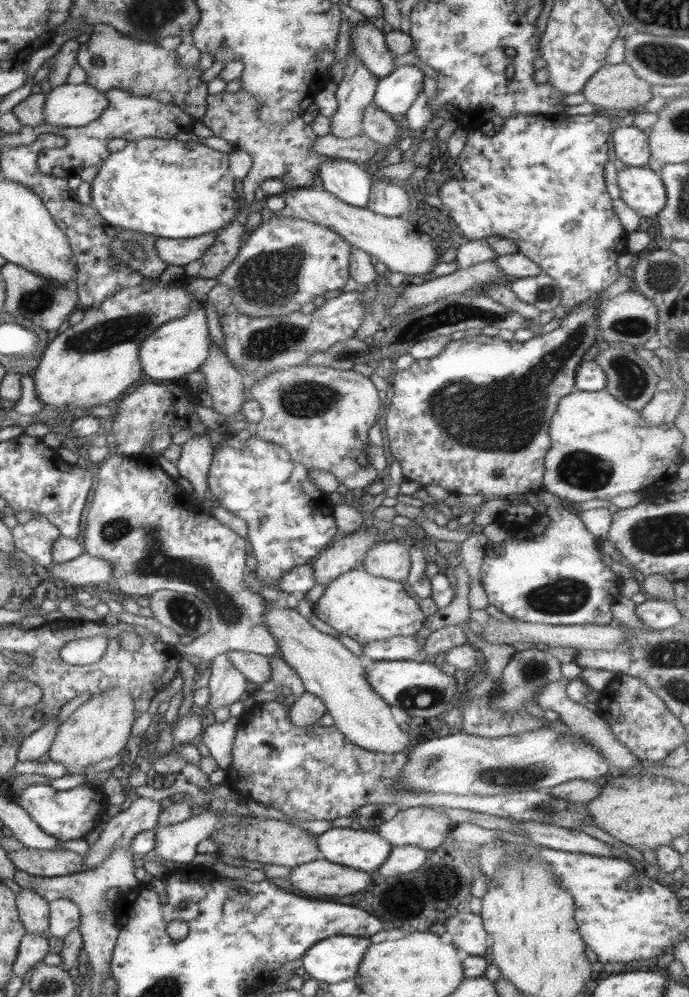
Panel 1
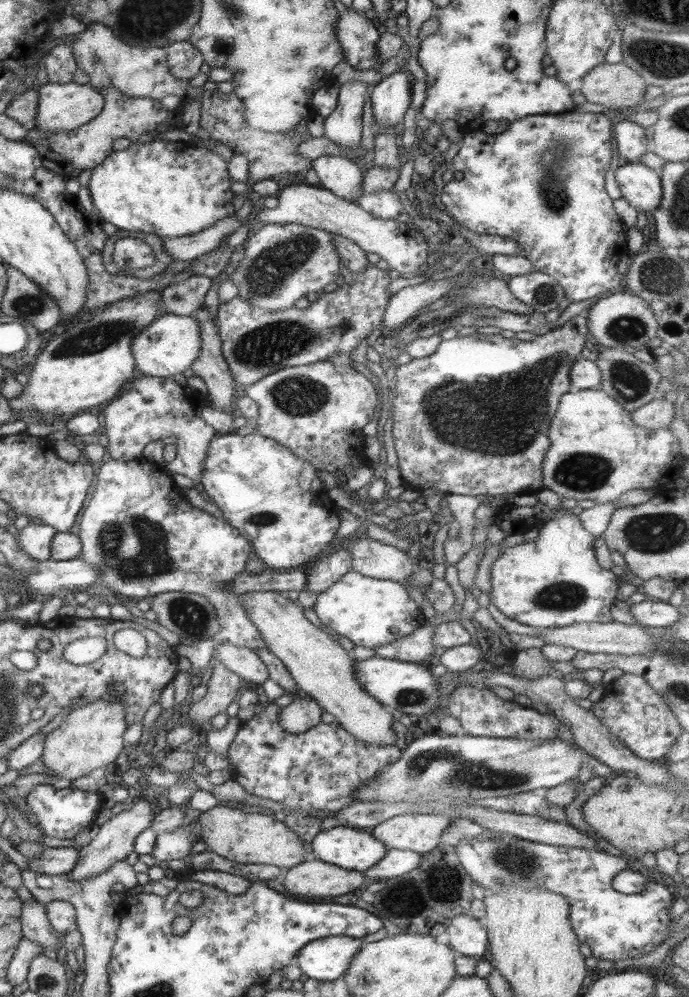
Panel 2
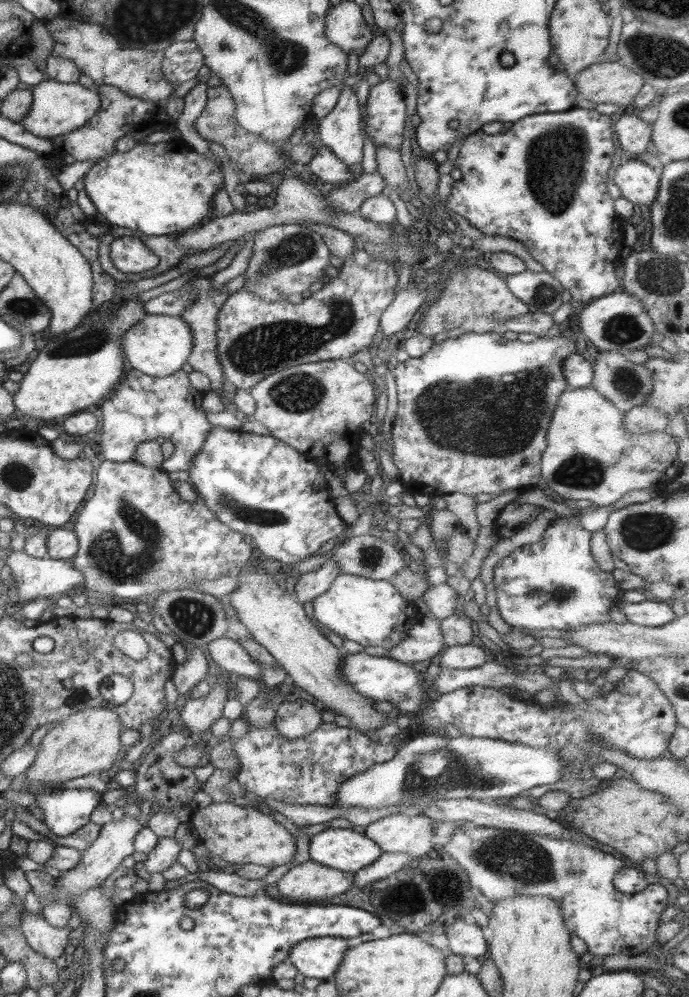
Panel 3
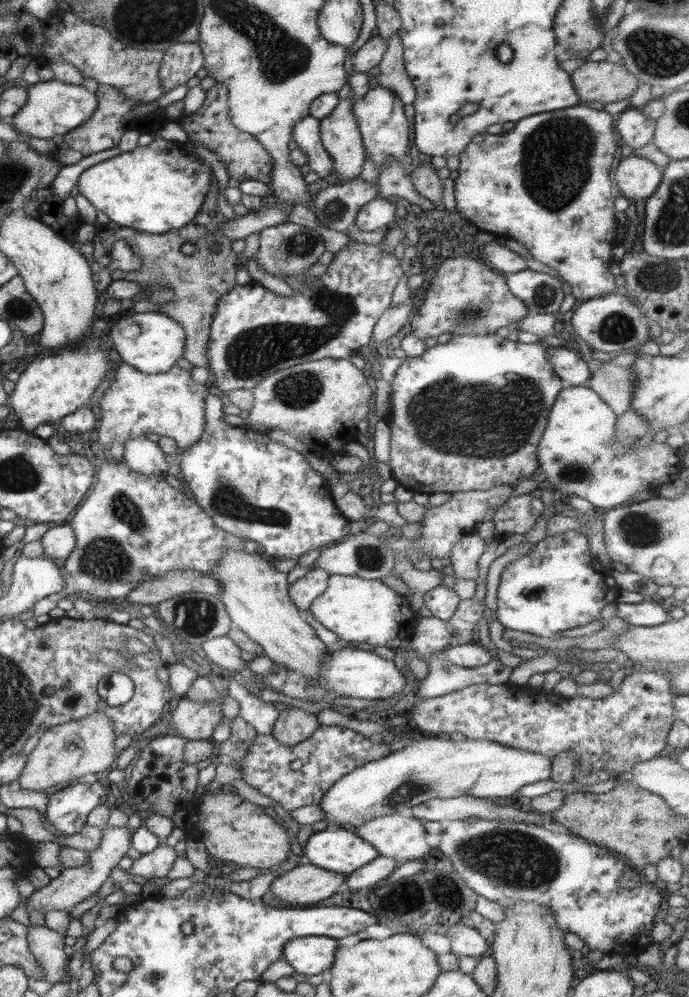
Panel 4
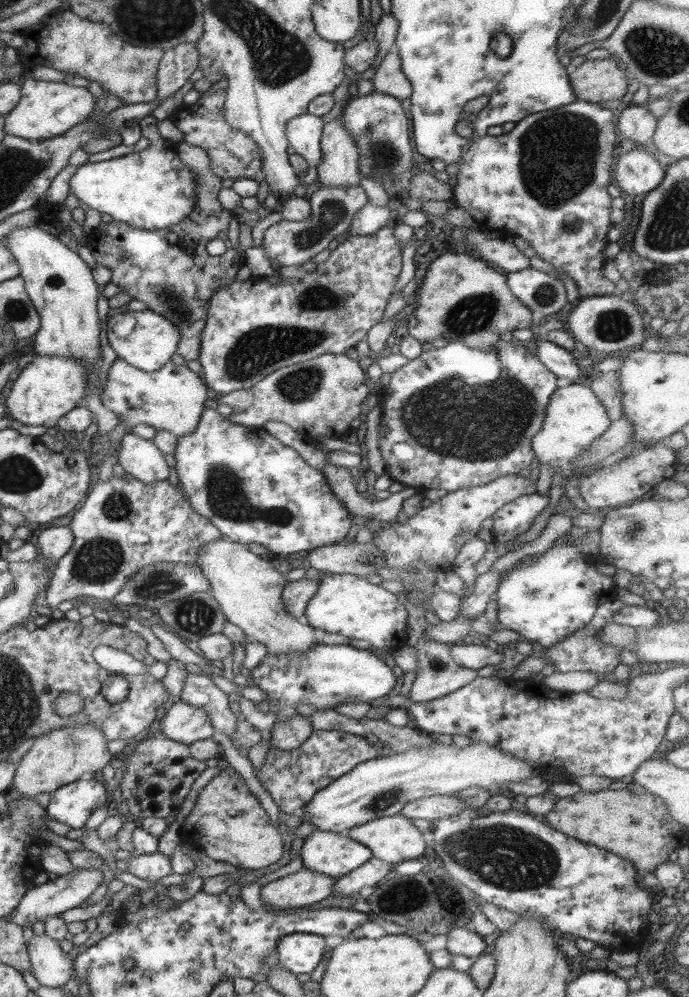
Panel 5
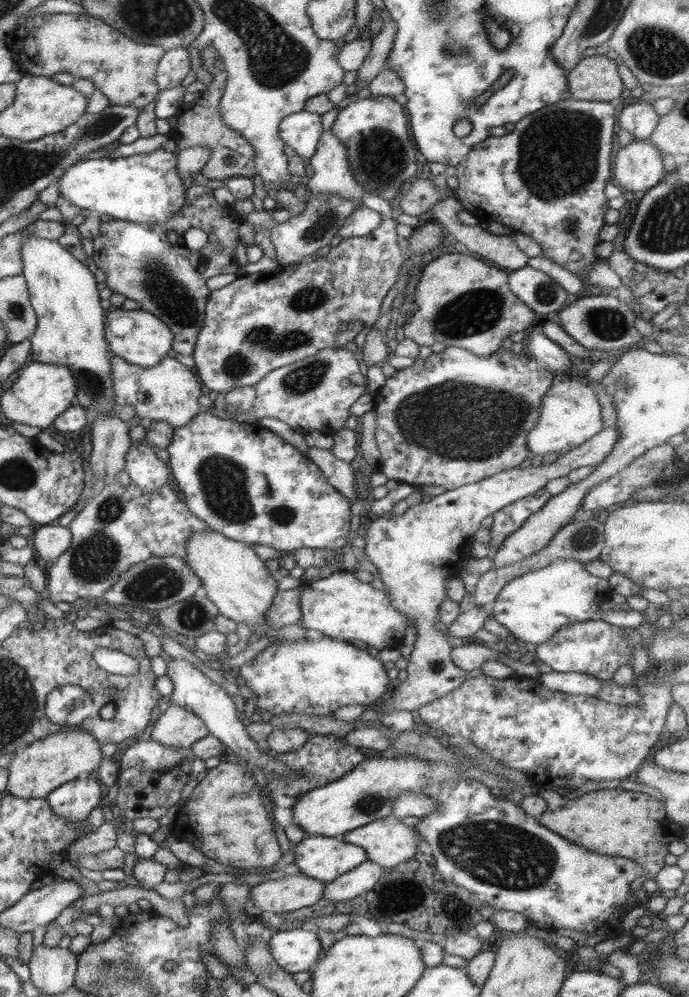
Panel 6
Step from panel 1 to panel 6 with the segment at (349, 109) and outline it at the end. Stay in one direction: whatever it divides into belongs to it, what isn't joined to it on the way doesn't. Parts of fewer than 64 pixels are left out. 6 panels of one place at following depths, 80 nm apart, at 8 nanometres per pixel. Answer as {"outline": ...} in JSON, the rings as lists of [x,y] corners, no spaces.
{"outline":[[[331,129],[321,134],[316,152],[307,164],[310,176],[307,188],[311,198],[318,198],[321,194],[337,194],[346,200],[362,202],[365,190],[350,172],[347,150]]]}

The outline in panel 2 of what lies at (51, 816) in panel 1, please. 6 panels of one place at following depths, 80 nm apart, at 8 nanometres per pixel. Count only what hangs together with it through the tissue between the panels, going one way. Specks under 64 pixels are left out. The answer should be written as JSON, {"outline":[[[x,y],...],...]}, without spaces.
{"outline":[[[39,784],[28,794],[26,803],[34,812],[43,834],[54,838],[73,838],[80,830],[93,824],[95,814],[104,804],[104,798],[97,792],[86,792],[72,787],[56,789],[52,785]]]}

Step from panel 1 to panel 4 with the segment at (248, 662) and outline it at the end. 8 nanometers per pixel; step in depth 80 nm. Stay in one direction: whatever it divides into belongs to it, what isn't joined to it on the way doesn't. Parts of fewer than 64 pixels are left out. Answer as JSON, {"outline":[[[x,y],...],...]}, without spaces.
{"outline":[[[219,636],[205,640],[200,648],[206,654],[205,659],[214,666],[222,667],[228,671],[243,671],[248,669],[247,664],[241,657],[241,649],[228,636]]]}

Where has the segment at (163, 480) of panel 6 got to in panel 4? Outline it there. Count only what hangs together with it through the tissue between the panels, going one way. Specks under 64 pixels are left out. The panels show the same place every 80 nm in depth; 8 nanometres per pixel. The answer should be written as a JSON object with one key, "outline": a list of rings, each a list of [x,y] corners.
{"outline":[[[140,435],[124,443],[121,462],[144,476],[167,475],[169,463],[157,442]]]}

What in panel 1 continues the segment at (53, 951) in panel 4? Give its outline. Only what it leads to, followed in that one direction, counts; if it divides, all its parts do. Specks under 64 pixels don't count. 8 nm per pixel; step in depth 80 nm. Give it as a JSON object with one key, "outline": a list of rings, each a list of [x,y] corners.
{"outline":[[[23,888],[16,895],[19,915],[26,934],[45,934],[49,927],[49,902],[31,888]]]}

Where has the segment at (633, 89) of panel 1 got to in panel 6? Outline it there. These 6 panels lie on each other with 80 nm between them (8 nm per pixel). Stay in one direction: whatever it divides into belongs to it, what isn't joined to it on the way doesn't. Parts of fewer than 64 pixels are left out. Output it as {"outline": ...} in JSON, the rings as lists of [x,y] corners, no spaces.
{"outline":[[[606,56],[584,57],[567,73],[568,89],[576,100],[616,100],[624,87],[618,74],[620,62]]]}

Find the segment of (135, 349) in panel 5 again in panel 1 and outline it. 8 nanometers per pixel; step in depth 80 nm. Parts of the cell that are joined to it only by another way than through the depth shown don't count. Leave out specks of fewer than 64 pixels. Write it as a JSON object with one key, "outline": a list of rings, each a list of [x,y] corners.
{"outline":[[[205,308],[190,311],[168,324],[152,331],[139,344],[138,356],[144,376],[150,376],[156,381],[179,379],[189,372],[194,372],[208,358],[210,337],[208,333]]]}

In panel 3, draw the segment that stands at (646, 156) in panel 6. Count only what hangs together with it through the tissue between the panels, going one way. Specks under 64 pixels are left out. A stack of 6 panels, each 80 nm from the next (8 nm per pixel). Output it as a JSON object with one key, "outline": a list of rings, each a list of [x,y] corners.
{"outline":[[[628,159],[617,165],[612,182],[622,191],[622,197],[632,204],[650,206],[656,201],[660,183],[660,170],[646,162]]]}

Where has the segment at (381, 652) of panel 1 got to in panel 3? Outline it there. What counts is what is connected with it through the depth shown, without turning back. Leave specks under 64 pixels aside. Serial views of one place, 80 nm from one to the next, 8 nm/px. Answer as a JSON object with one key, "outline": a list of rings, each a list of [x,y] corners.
{"outline":[[[433,615],[424,616],[420,622],[413,624],[408,636],[388,649],[388,658],[401,664],[420,666],[436,660],[446,648],[441,631],[441,621]]]}

